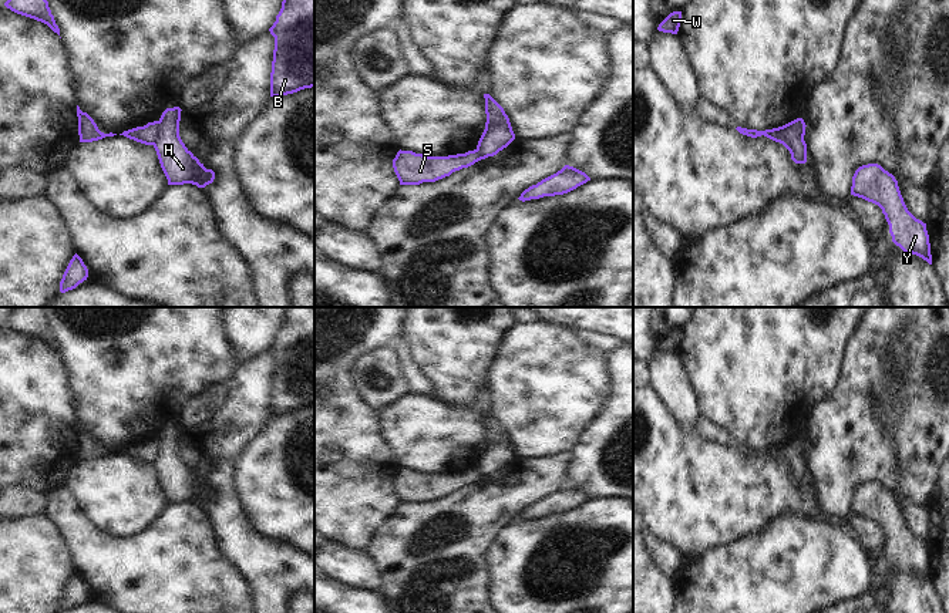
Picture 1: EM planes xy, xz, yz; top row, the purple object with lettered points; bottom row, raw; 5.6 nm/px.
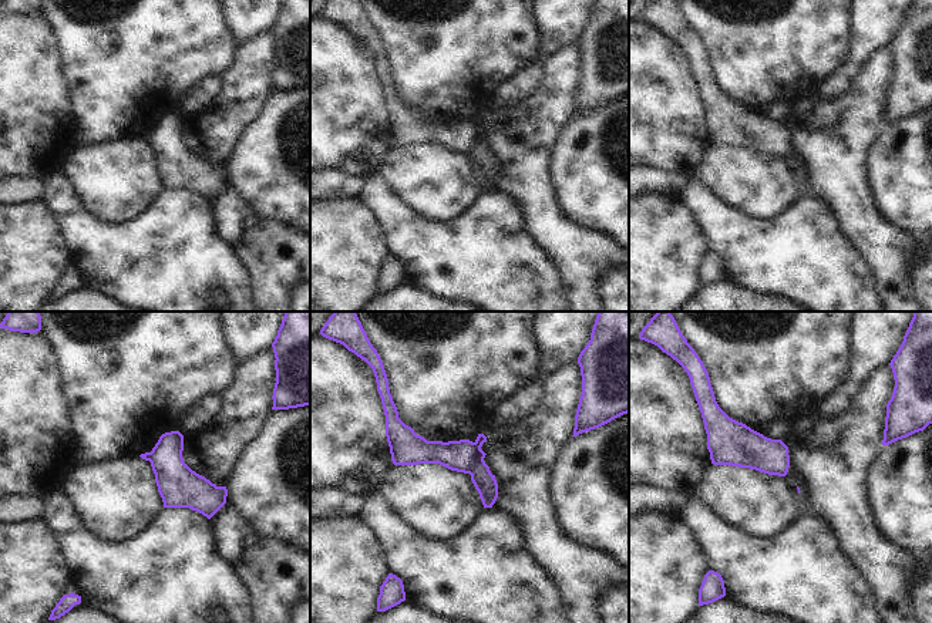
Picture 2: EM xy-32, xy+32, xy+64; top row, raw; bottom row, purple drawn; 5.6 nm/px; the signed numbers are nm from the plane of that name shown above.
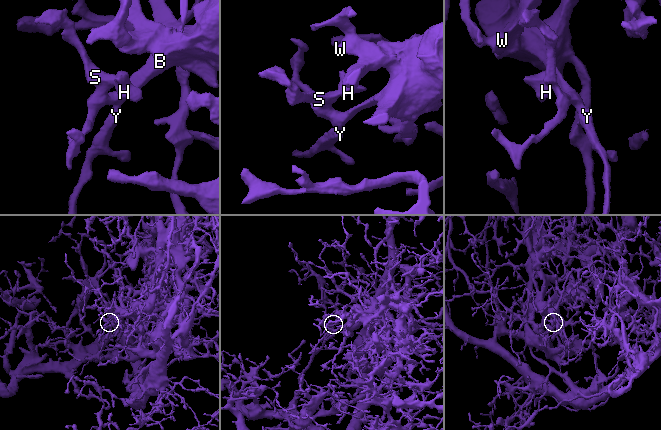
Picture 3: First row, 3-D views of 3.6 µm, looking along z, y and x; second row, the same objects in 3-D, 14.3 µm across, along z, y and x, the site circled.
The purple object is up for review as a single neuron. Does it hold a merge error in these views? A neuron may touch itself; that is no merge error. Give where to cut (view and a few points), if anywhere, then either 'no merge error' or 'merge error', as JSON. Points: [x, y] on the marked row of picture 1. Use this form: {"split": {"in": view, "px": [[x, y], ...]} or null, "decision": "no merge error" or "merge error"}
{"split": {"in": "xy", "px": [[160, 121], [157, 140], [152, 144]]}, "decision": "merge error"}

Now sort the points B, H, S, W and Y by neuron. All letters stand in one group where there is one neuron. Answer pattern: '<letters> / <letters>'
B S W Y / H

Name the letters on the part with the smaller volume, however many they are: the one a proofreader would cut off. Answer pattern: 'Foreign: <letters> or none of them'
Foreign: H

